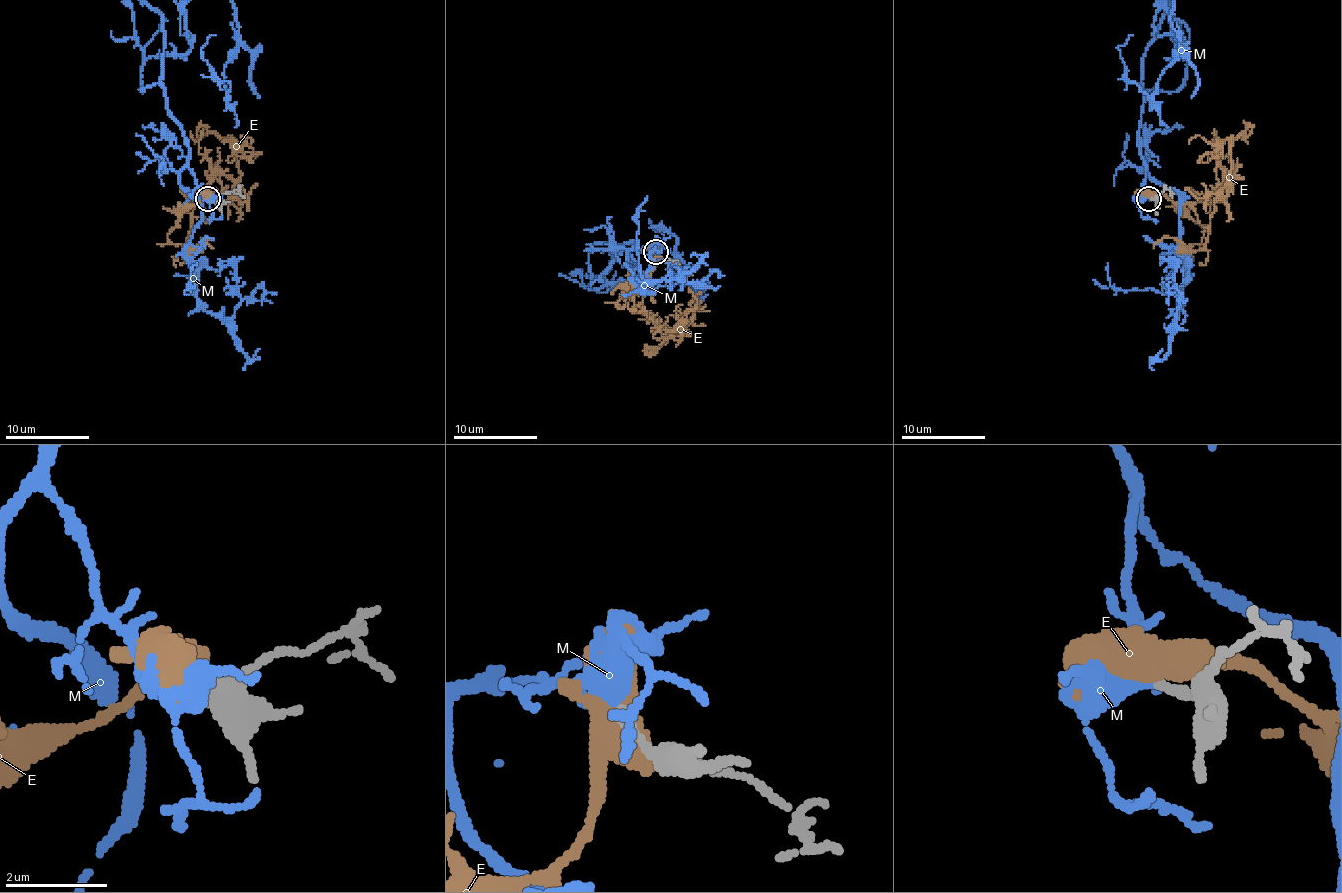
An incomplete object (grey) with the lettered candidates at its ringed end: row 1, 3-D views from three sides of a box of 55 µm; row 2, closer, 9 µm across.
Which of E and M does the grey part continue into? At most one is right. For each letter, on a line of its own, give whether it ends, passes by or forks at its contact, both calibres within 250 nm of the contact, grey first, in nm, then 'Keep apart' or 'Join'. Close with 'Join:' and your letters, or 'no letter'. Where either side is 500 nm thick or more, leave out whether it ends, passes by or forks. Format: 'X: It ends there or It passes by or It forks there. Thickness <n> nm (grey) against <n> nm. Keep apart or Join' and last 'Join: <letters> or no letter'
E: Thickness 280 nm (grey) against 600 nm. Keep apart
M: It passes by. Thickness 180 nm (grey) against 400 nm. Join
Join: M

